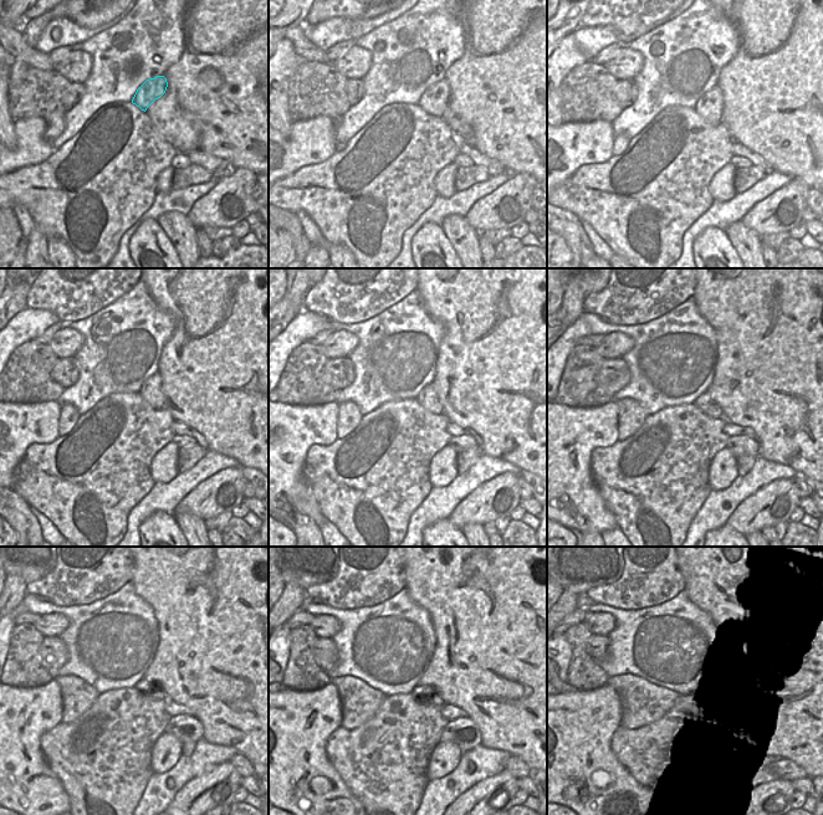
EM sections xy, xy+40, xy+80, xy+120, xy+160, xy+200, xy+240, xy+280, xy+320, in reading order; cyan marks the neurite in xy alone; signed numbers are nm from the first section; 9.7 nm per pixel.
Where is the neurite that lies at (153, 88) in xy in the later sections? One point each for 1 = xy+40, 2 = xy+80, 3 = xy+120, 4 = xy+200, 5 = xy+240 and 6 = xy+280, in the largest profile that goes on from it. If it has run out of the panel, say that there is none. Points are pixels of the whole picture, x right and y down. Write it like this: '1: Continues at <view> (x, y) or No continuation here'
1: Continues at xy+40 (434, 100)
2: Continues at xy+80 (709, 107)
3: Continues at xy+120 (151, 391)
4: Continues at xy+200 (704, 401)
5: Continues at xy+240 (149, 688)
6: Continues at xy+280 (428, 695)

